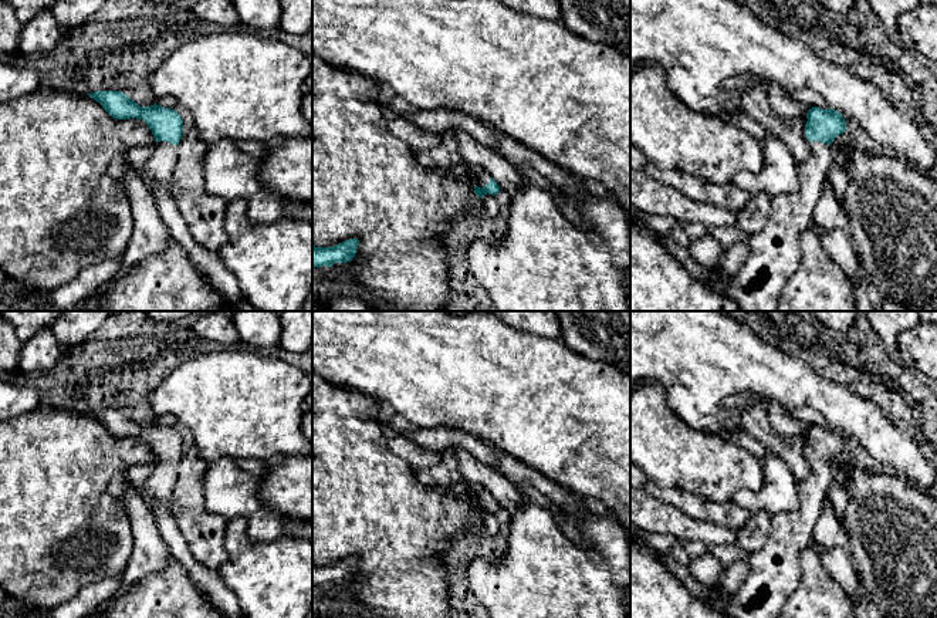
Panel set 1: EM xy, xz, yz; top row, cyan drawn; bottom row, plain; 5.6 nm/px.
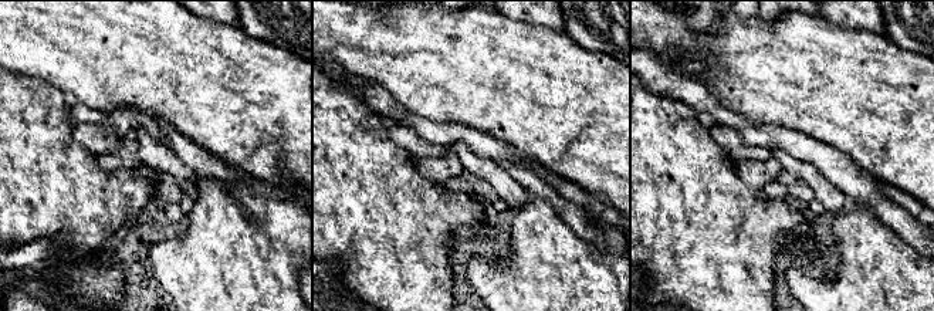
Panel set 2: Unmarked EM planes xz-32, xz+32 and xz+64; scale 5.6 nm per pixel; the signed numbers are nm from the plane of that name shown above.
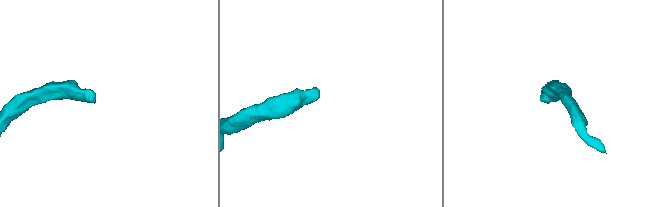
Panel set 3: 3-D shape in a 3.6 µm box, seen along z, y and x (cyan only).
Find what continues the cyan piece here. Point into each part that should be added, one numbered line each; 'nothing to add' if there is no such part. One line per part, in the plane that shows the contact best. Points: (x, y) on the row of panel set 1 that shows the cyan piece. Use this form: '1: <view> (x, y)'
1: xy (161, 165)

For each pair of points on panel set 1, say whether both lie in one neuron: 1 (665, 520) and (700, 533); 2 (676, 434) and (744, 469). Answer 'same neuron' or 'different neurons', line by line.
1: same neuron
2: same neuron

